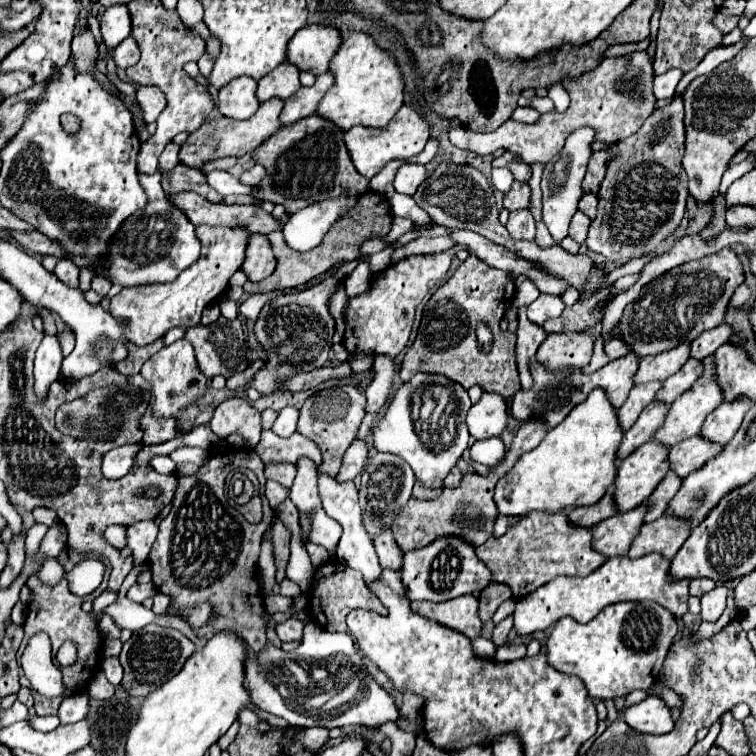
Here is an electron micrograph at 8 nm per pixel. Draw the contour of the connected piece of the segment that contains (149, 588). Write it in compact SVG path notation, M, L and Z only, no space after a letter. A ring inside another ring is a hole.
M136 583L136 585L132 585L132 587L128 589L126 597L132 599L132 601L136 601L136 603L142 603L146 597L154 597L154 593L156 593L156 587L154 587L152 583L146 583L146 585Z

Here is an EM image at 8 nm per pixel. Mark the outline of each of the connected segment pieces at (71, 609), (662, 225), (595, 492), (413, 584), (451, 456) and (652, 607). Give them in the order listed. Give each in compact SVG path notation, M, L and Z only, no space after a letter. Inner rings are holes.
M32 575L26 583L32 591L32 601L28 603L28 613L26 613L26 621L24 621L24 641L17 652L17 659L20 657L30 641L30 637L38 631L44 631L48 633L52 645L52 657L56 665L56 653L58 647L66 641L66 639L72 639L76 645L78 645L78 661L72 665L72 667L62 667L58 665L62 673L62 679L64 679L64 687L66 687L66 693L72 693L78 689L78 685L86 685L94 675L96 675L96 647L98 647L98 661L100 661L100 647L102 647L102 639L100 639L100 631L98 631L98 619L96 617L90 617L88 613L82 611L82 603L84 601L94 601L98 595L102 595L106 591L106 585L108 585L108 577L104 577L102 585L88 597L78 597L78 595L72 595L68 591L68 581L66 577L60 579L58 585L46 585L38 579L38 575Z
M674 97L670 105L664 109L656 109L636 131L632 137L614 143L608 151L616 155L616 159L608 165L606 179L602 181L598 193L598 217L590 225L590 233L586 239L588 251L612 257L612 259L628 259L628 257L642 257L656 249L656 245L668 237L674 229L678 229L684 213L686 213L686 197L688 197L688 183L682 169L682 155L684 155L684 103L682 97Z
M594 389L584 403L576 405L560 425L546 433L536 449L524 453L498 481L494 491L498 513L504 517L524 517L530 511L560 513L568 507L594 505L606 495L616 477L616 449L622 435L608 397L604 397L602 389Z
M442 537L440 541L424 549L406 553L400 567L400 579L406 587L406 597L410 601L442 603L460 595L480 593L484 585L488 585L488 567L480 565L480 559L476 557L472 545L468 545L466 541L460 541L458 537Z
M418 373L416 377L412 377L412 381L404 383L400 389L394 391L394 397L388 403L382 419L372 429L372 439L374 439L372 447L376 451L380 451L380 453L400 455L406 463L410 463L410 467L414 469L418 481L422 481L430 489L442 489L444 477L450 473L450 469L456 465L456 461L462 457L464 449L468 447L468 439L470 437L468 437L468 429L464 429L464 413L468 413L470 405L472 403L470 403L468 393L466 393L466 389L462 385L450 381L444 375L424 375L424 373ZM428 383L450 387L456 393L456 399L458 399L458 417L454 421L456 427L436 427L434 431L430 431L430 427L426 427L420 433L416 431L414 419L410 417L410 403L412 403L410 399L412 399L412 393L414 393L416 387L428 385Z
M630 601L620 605L608 605L604 613L598 613L592 621L584 625L570 621L570 617L560 619L546 641L546 659L548 659L548 665L552 665L556 671L564 675L580 677L592 699L626 697L634 689L646 691L650 685L654 685L660 679L660 669L676 631L678 631L676 617L672 617L668 609L656 605L654 601L640 601L640 603Z

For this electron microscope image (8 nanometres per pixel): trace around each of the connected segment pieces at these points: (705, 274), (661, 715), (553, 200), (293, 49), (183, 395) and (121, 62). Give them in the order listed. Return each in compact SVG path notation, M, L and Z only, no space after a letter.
M730 247L700 261L674 267L642 287L640 297L624 309L622 319L612 329L612 337L622 339L638 357L658 355L680 343L690 343L702 331L722 325L728 301L742 281L742 263Z
M646 697L644 701L632 705L624 713L624 721L640 731L640 733L650 733L650 735L664 735L674 729L674 721L670 717L670 709L660 697Z
M580 127L574 133L568 135L564 147L560 149L560 153L556 157L552 157L552 161L546 163L544 175L542 175L542 201L544 201L544 223L554 239L556 245L560 245L560 241L568 235L568 225L576 213L578 201L582 197L582 179L586 175L586 167L588 161L592 157L592 143L594 143L596 131L592 127Z
M306 25L292 37L292 41L288 41L284 61L296 65L300 71L320 75L328 71L328 61L332 59L332 53L336 53L338 47L340 33L336 33L336 29Z
M180 339L168 347L164 347L162 351L158 351L154 357L150 357L142 365L140 373L150 383L156 417L174 417L188 403L194 403L196 399L200 399L204 389L210 383L210 381L204 381L204 377L200 377L200 369L196 369L194 349L186 339Z
M128 37L126 41L122 41L114 49L114 61L116 61L116 67L120 67L120 69L128 69L128 67L132 67L132 65L136 65L140 61L140 51L134 45L132 37Z

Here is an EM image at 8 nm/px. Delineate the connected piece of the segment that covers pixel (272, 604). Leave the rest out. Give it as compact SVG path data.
M268 593L266 597L266 611L270 615L274 615L276 611L288 611L292 607L292 599L290 597L282 597L282 595L276 595L276 593Z

